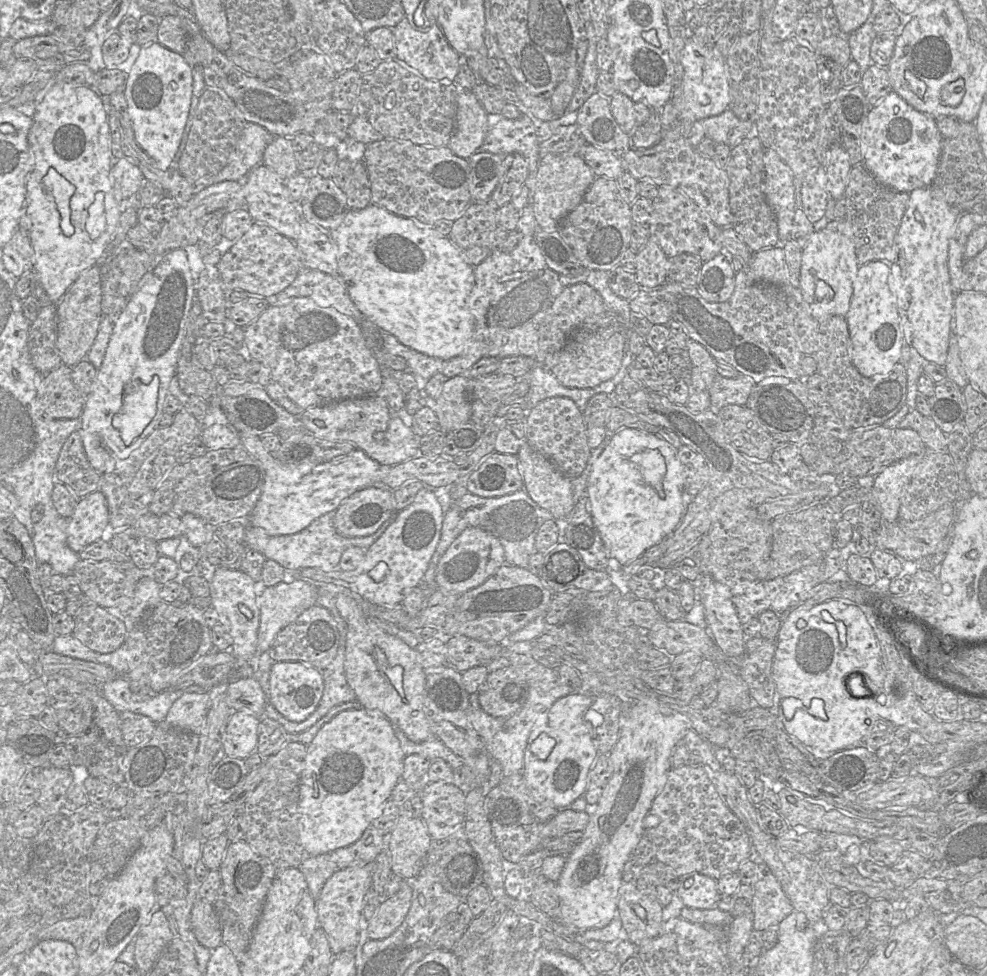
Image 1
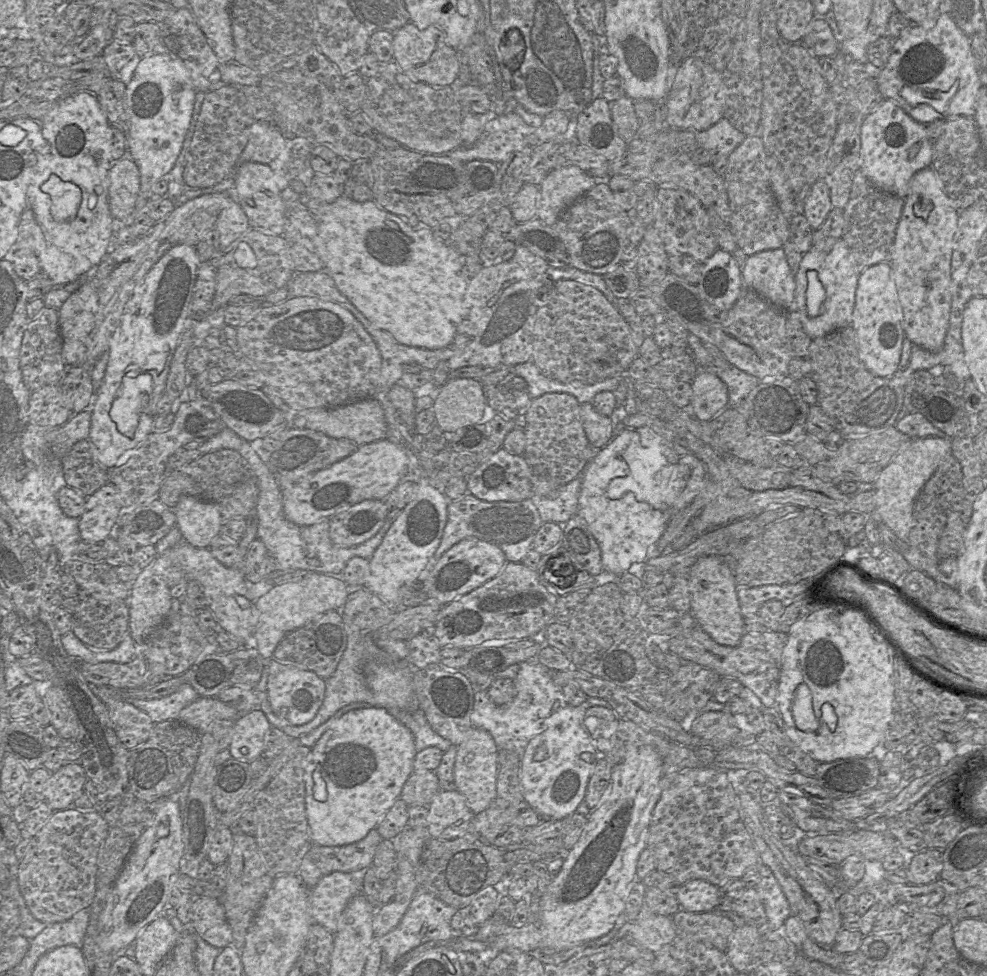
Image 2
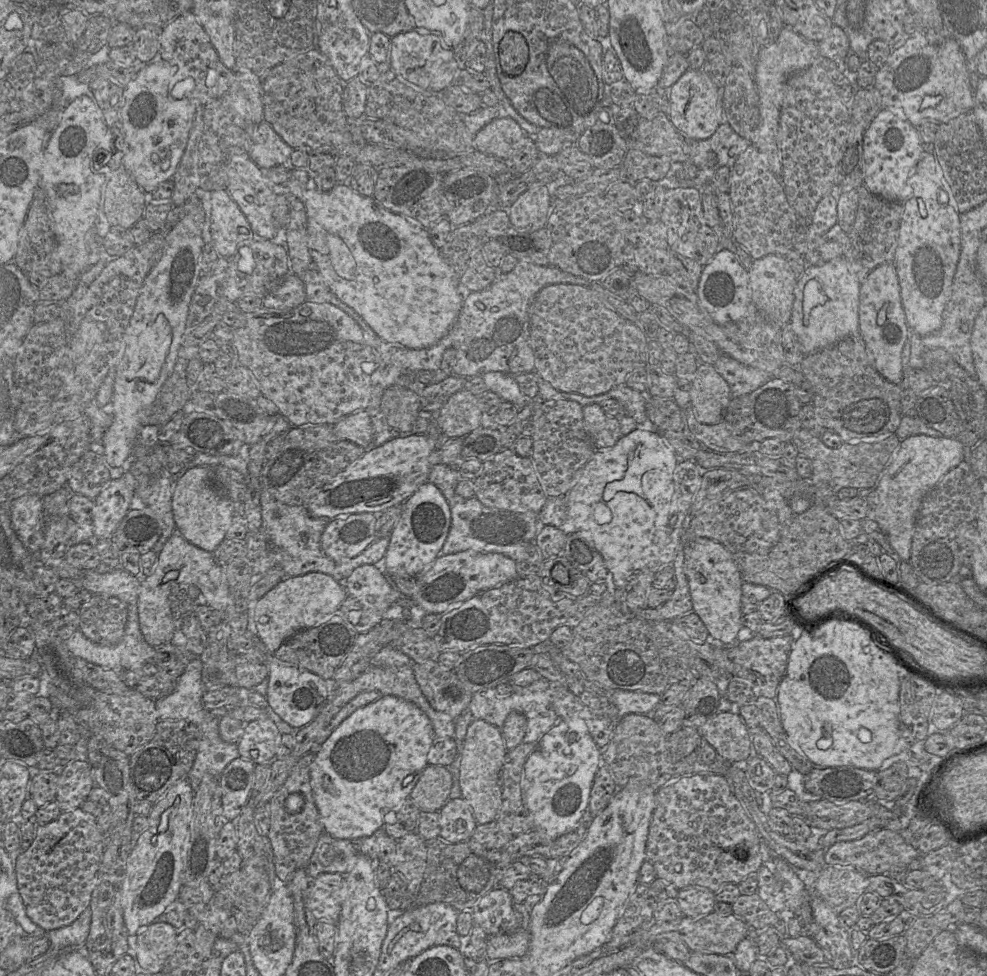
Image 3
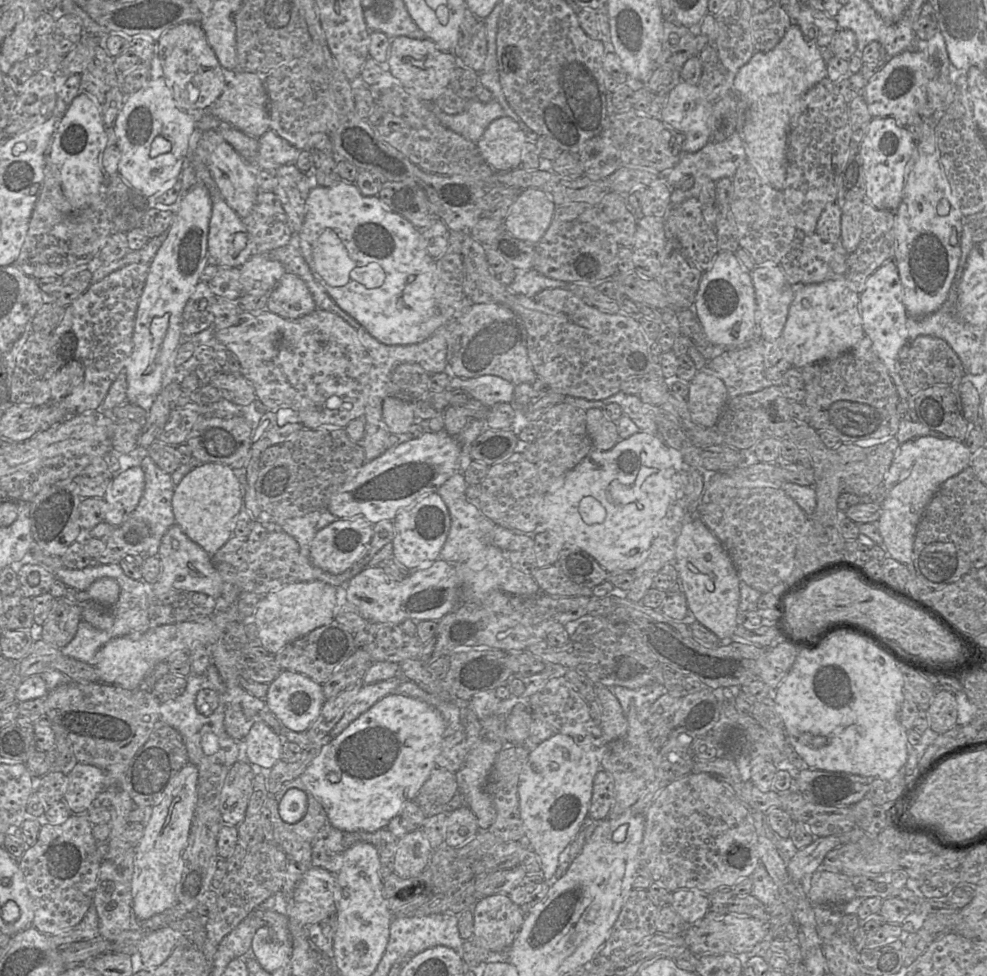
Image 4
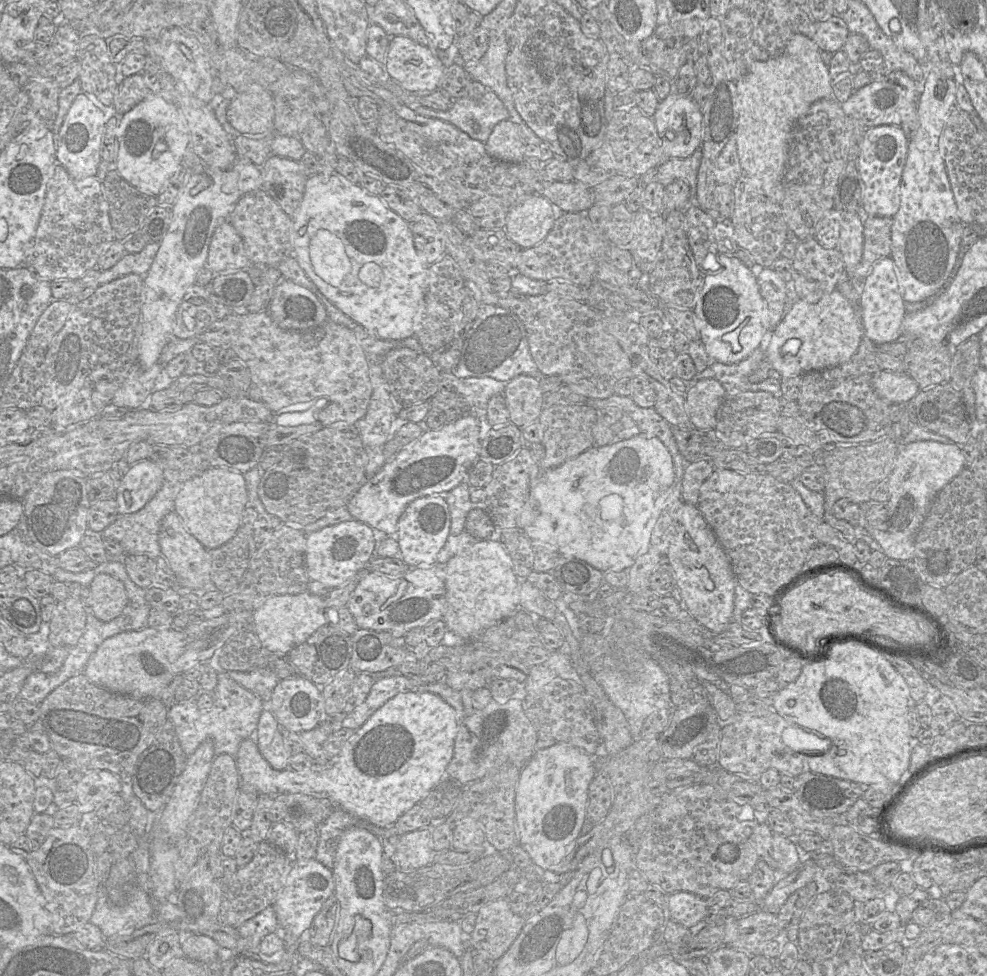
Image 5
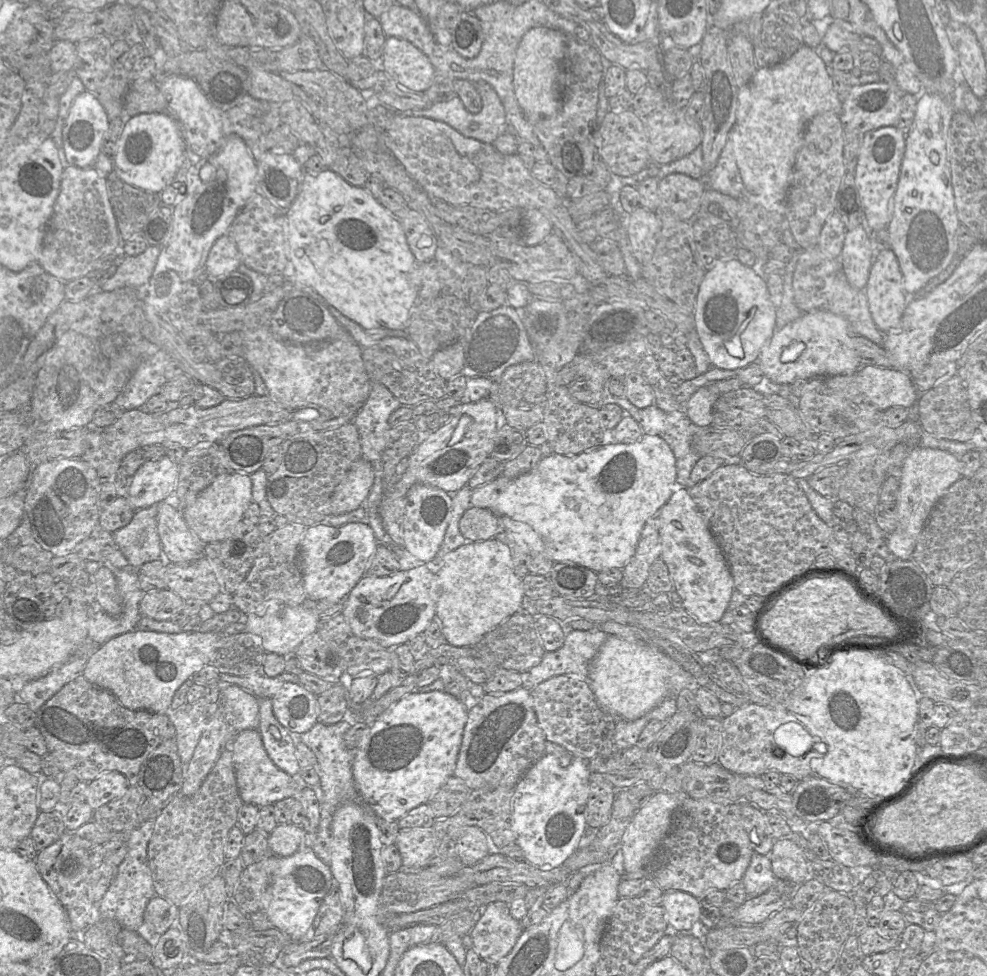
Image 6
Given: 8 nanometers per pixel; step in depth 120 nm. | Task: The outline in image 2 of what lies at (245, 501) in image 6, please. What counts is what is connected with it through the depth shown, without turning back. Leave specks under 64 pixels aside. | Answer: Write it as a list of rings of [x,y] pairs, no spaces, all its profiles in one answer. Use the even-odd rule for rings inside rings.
[[[182,496],[173,508],[176,527],[183,541],[195,548],[209,548],[211,541],[220,535],[223,518],[219,508],[191,496]]]

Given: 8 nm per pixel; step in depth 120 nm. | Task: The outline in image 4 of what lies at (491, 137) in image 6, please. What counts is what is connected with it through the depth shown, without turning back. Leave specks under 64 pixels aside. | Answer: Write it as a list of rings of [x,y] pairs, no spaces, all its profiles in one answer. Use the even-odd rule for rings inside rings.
[[[476,98],[467,100],[464,111],[459,114],[447,114],[434,104],[427,104],[442,125],[475,144],[492,121],[506,116],[502,106],[494,99],[487,103]]]

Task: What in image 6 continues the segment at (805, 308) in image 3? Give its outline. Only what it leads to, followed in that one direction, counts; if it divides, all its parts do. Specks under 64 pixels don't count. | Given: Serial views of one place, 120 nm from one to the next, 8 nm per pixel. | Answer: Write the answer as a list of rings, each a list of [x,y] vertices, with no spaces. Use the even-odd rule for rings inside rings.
[[[825,309],[805,312],[773,333],[762,347],[758,363],[766,377],[777,384],[790,385],[796,380],[856,374],[862,365],[854,347],[854,335],[842,316]]]

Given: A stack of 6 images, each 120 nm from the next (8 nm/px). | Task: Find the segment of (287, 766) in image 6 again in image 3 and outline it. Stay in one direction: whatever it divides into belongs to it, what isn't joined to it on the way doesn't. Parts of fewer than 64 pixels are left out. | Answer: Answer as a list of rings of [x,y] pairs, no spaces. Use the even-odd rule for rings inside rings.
[[[270,717],[245,723],[243,734],[236,743],[239,756],[256,764],[269,764],[276,758],[278,731]]]

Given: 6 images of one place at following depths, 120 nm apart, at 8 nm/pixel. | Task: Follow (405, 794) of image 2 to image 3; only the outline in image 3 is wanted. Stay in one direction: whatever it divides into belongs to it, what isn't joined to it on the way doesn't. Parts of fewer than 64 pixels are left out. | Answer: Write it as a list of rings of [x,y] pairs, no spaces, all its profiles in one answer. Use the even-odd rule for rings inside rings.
[[[427,765],[410,792],[409,799],[421,811],[439,812],[449,800],[452,774],[445,766]]]

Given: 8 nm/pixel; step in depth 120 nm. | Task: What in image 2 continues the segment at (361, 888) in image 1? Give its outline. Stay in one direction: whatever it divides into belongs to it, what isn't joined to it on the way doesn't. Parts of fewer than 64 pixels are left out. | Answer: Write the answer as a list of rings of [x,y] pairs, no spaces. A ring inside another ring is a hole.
[[[335,871],[322,877],[310,891],[314,922],[336,933],[342,913],[359,893],[361,878],[358,873]]]

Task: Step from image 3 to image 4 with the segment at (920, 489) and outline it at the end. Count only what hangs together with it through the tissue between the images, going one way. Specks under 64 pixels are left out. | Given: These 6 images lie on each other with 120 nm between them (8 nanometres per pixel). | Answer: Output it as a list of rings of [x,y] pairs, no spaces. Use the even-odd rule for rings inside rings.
[[[923,436],[900,444],[883,481],[885,498],[876,522],[887,556],[906,565],[912,562],[917,525],[927,504],[939,487],[969,466],[971,460],[964,441]]]

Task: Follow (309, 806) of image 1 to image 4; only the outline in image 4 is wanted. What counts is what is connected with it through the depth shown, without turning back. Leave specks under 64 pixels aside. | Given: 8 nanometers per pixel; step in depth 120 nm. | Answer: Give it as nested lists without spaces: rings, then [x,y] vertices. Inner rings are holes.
[[[389,694],[352,721],[320,751],[300,779],[323,806],[328,823],[347,832],[376,832],[386,828],[403,806],[414,800],[436,765],[445,725],[438,711],[426,702],[401,694]]]

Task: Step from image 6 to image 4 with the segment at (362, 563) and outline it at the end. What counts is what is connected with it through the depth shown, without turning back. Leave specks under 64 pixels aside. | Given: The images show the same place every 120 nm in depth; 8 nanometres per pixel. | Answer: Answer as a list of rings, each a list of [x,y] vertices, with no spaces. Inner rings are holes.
[[[363,518],[338,519],[315,535],[310,560],[328,573],[341,574],[364,555],[373,533],[373,525]]]

